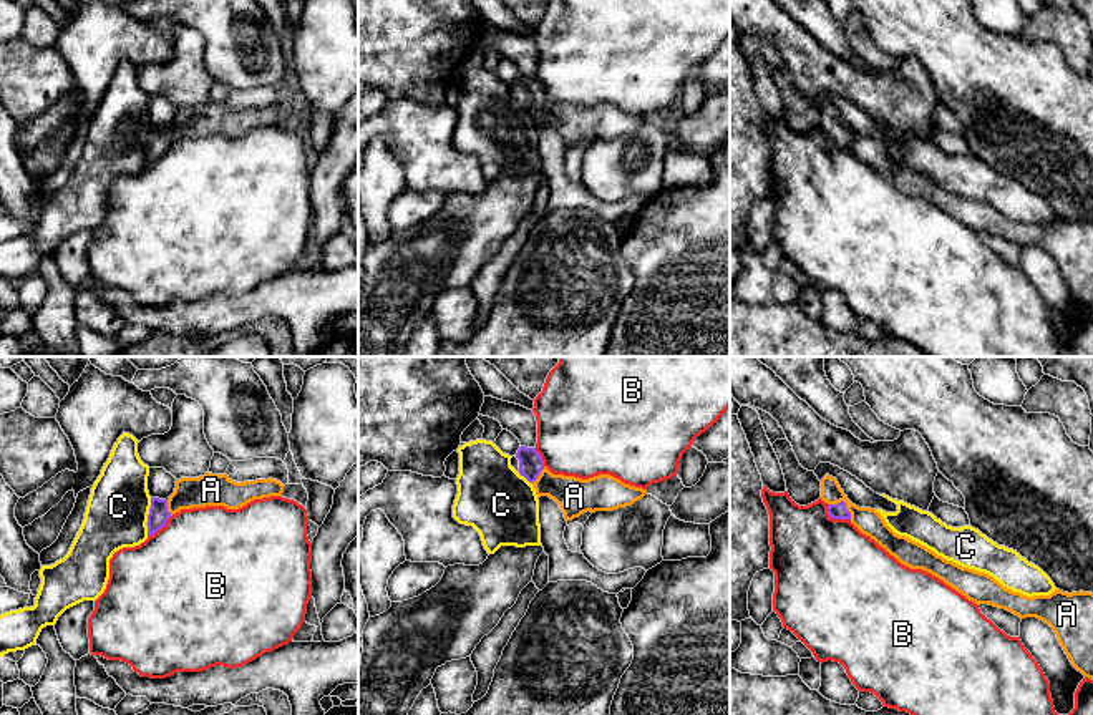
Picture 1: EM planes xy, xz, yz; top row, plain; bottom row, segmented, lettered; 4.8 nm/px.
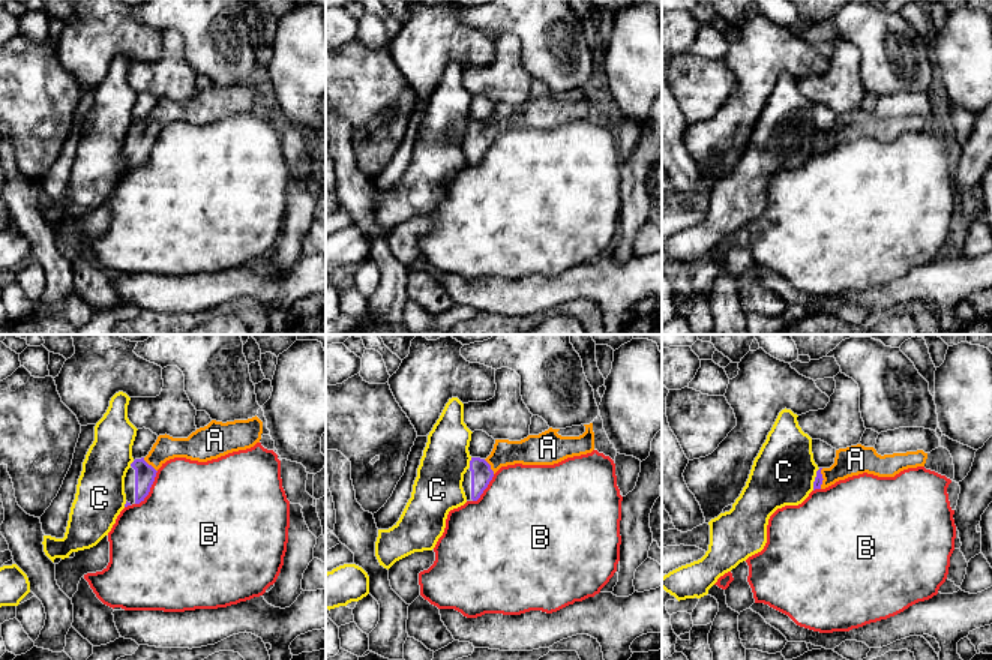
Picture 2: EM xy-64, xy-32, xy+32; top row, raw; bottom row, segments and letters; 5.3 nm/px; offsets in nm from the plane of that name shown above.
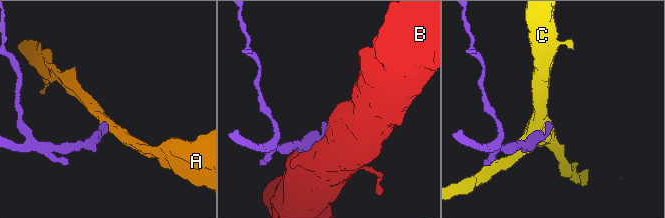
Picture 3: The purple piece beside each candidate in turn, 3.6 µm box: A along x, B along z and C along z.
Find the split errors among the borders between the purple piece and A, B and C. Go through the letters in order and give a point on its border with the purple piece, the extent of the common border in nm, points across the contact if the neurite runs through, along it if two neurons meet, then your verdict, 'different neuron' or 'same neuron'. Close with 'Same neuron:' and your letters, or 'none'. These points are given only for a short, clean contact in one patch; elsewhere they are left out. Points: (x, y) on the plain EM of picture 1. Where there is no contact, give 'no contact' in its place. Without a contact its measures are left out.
A: meets purple in yz at (845, 131); contact 150 nm long; runs through yz (836, 140), (845, 131), (868, 150); same neuron
B: meets purple in yz at (835, 146); contact 150 nm long; border along yz (826, 133), (826, 140), (833, 146), (850, 150); different neuron
C: meets purple in xy at (150, 138); contact 120 nm long; border along xy (151, 126), (146, 150); different neuron
Same neuron: A

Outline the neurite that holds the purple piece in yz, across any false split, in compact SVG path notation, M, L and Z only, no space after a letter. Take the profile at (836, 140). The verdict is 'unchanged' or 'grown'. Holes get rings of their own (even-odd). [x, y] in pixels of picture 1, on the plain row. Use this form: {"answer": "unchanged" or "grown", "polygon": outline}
{"answer": "grown", "polygon": "M829 103L821 108L821 128L828 133L829 146L849 148L901 192L930 201L977 234L989 232L1020 247L1043 249L1057 262L1071 294L1093 309L1093 221L1068 222L1055 217L1050 224L1033 226L1013 221L985 201L962 196L896 163L877 138L853 133L838 108Z"}

